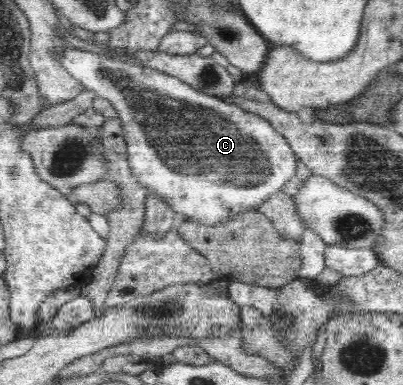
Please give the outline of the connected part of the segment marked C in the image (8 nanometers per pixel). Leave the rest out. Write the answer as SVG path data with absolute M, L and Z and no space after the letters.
M70 47L65 51L59 51L57 53L58 61L62 63L64 69L77 81L83 83L86 90L95 92L98 97L105 99L113 105L117 112L118 119L121 121L123 127L123 136L125 136L127 161L133 175L136 180L146 189L148 195L153 193L157 194L173 212L176 213L176 218L179 216L196 221L201 225L219 225L219 223L225 223L241 213L247 211L257 210L269 196L273 196L278 191L281 191L281 187L287 183L292 177L295 176L295 170L297 169L297 157L292 147L287 144L287 141L271 126L269 121L259 117L257 114L247 112L237 105L233 105L231 102L222 101L217 97L206 95L205 93L199 92L183 83L179 79L167 75L161 71L138 67L137 65L130 65L122 63L118 59L110 59L104 57L104 55L91 53L90 51L83 49L75 49Z

